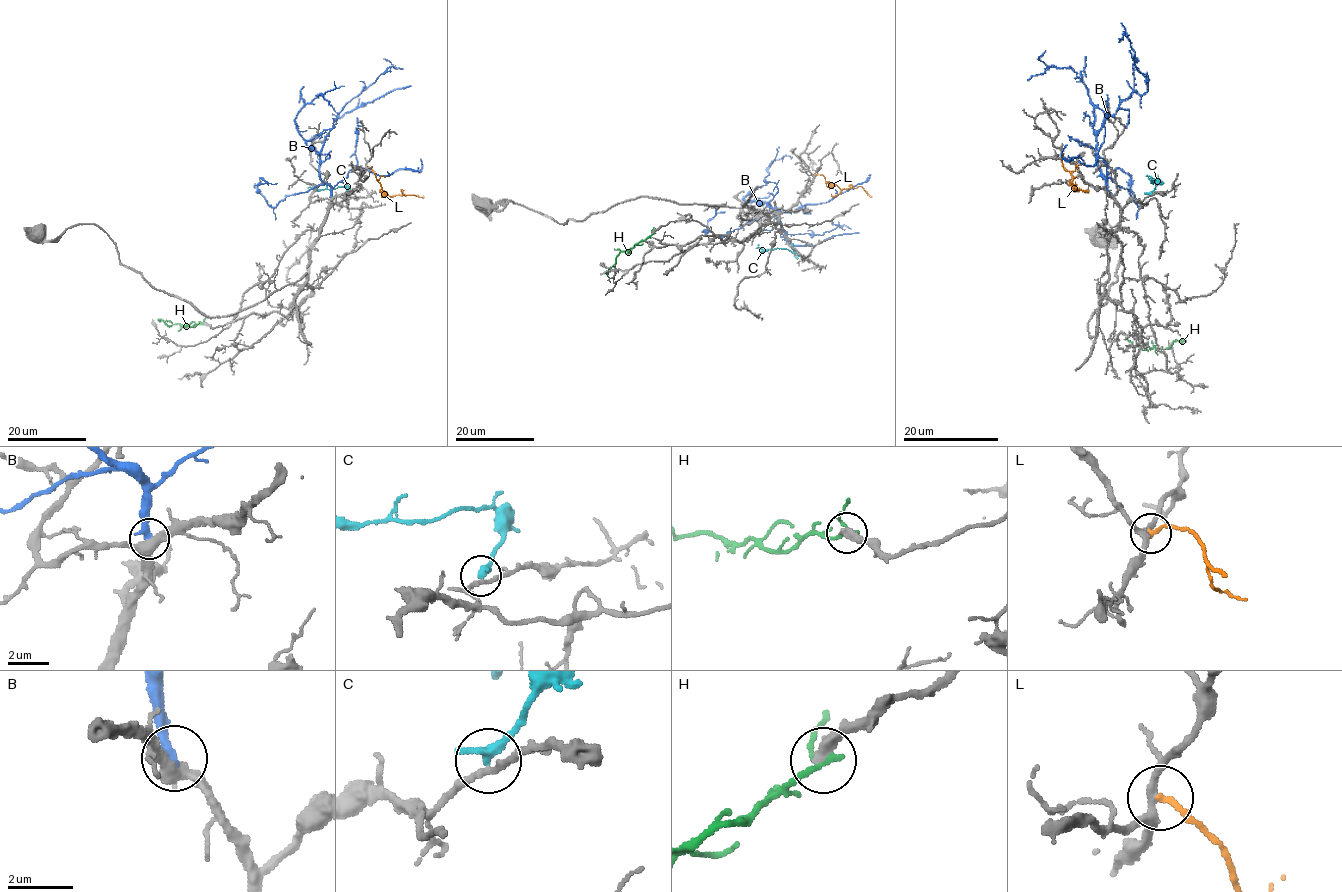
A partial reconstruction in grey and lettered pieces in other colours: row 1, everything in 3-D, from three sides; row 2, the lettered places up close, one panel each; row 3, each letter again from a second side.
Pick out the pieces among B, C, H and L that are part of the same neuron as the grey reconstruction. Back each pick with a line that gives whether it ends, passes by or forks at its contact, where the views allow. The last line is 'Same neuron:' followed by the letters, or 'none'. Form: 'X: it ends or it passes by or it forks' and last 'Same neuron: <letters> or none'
Same neuron: none

